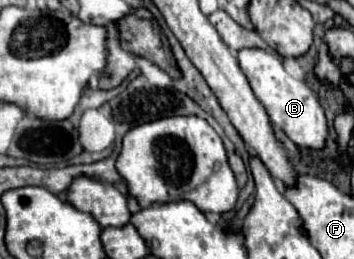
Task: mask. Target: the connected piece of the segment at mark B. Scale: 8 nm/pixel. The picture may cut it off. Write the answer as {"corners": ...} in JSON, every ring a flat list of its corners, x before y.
{"corners":[[245,49,245,51,239,51,237,59,255,97,267,109,267,115,273,121,273,125,279,127,301,149,313,149,313,151,325,149,329,139,329,125,327,125,325,109,321,107,313,89,305,81,291,77,285,71,281,59,277,55,269,55,267,51]]}

